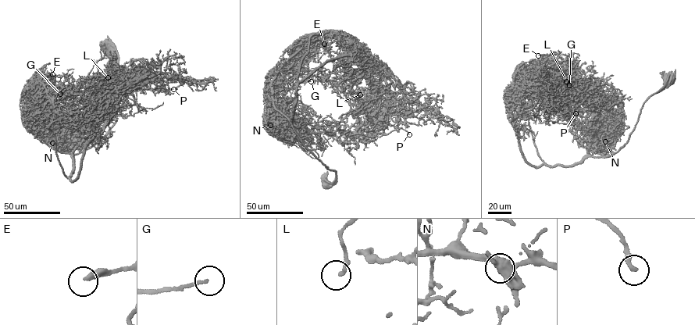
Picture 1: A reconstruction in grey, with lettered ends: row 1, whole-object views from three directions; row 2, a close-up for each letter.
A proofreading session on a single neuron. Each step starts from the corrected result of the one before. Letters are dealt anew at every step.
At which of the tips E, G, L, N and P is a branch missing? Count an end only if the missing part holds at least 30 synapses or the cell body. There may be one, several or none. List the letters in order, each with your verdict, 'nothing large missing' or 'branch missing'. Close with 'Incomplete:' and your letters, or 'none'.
E: nothing large missing
G: nothing large missing
L: nothing large missing
N: nothing large missing
P: nothing large missing
Incomplete: none

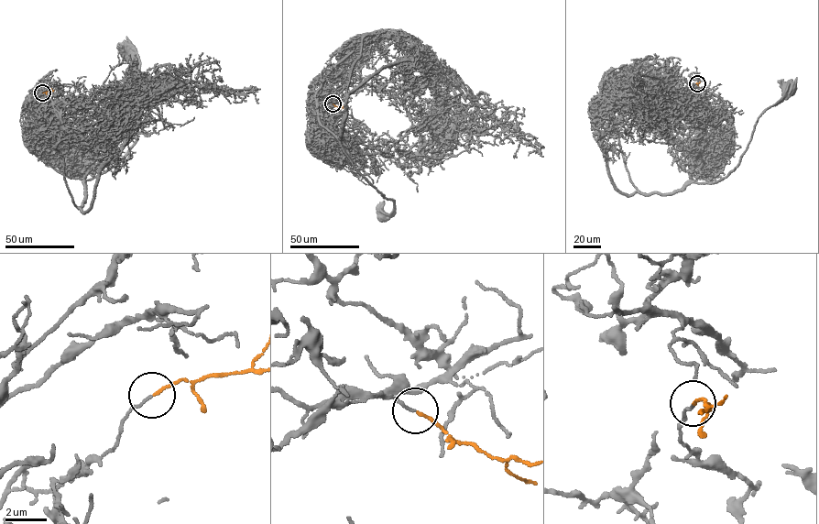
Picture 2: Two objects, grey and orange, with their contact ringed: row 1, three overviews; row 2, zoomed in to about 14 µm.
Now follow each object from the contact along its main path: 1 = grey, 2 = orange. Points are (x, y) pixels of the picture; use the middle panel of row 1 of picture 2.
1: (333, 103), (312, 101), (311, 121), (325, 136), (341, 136), (354, 169), (395, 200), (383, 218)
2: (333, 103), (343, 108)

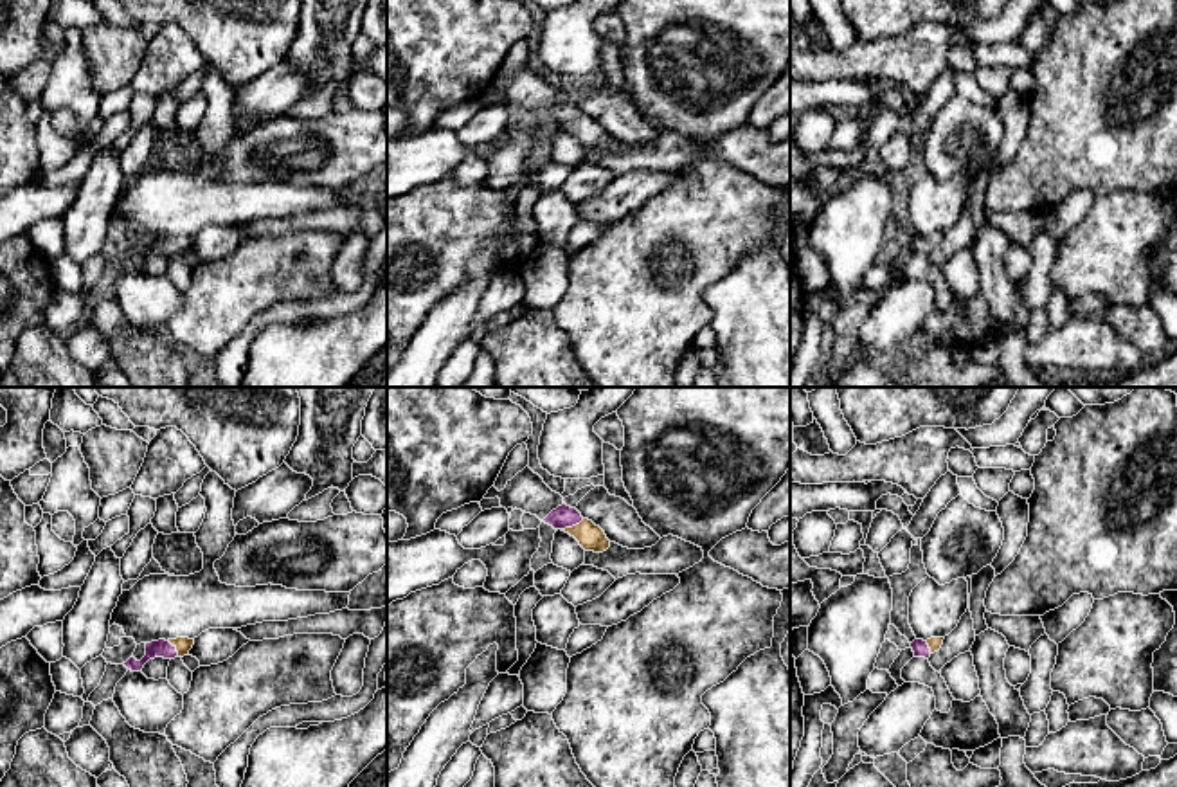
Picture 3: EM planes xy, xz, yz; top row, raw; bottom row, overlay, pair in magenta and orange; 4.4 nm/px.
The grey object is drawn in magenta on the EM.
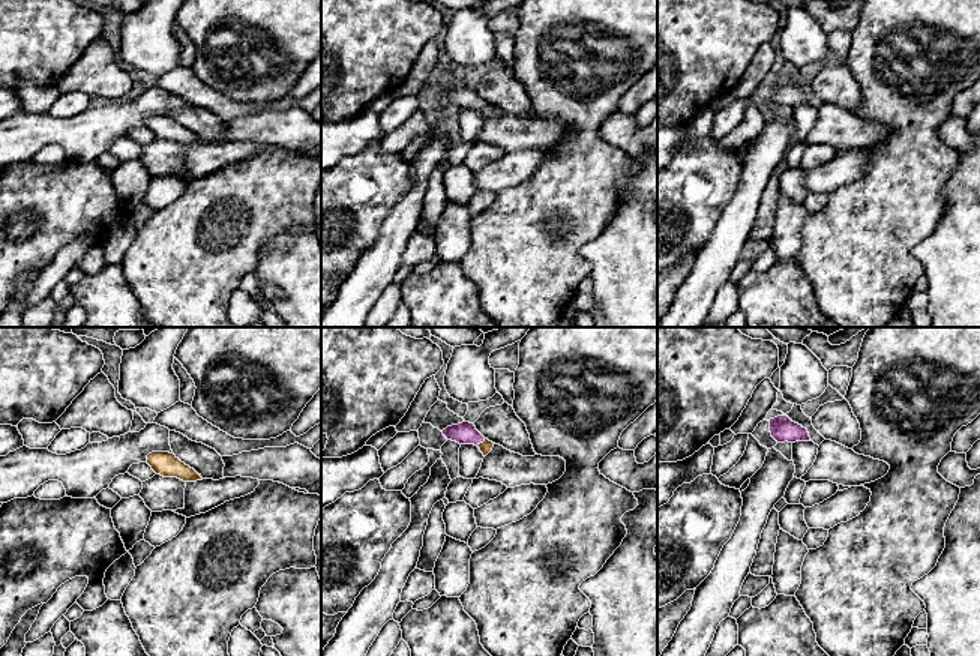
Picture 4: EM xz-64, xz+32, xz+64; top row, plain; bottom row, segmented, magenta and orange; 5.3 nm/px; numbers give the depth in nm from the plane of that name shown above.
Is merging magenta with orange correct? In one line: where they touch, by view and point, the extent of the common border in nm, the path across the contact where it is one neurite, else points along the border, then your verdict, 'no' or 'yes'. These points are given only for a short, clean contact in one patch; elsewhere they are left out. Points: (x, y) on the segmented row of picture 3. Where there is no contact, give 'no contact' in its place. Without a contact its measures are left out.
contact xz (573, 524); length 120 nm; way xz (564, 515), (573, 524), (591, 537); yes

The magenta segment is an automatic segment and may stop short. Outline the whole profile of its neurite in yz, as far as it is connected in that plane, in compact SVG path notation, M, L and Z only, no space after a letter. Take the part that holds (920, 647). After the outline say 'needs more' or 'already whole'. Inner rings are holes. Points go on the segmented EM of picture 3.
M930 638L930 639L927 639L927 641L923 641L923 639L914 639L914 641L911 643L911 648L912 648L912 652L914 652L914 657L925 657L925 659L929 659L934 652L938 652L938 650L941 648L943 639L945 639L945 638Z; needs more

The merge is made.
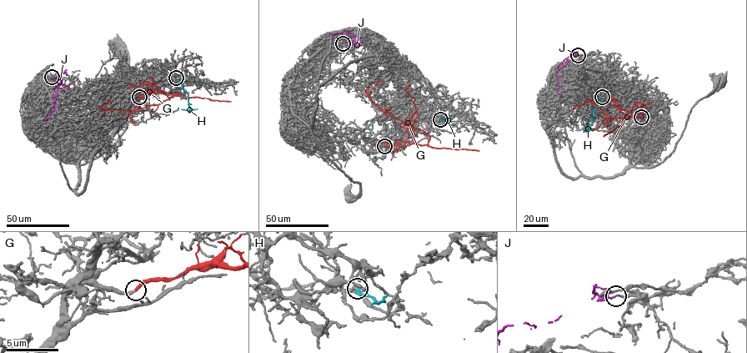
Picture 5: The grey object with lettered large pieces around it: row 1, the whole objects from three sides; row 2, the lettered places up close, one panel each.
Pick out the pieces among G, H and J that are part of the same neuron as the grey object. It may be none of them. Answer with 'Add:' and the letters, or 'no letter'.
Add: no letter

